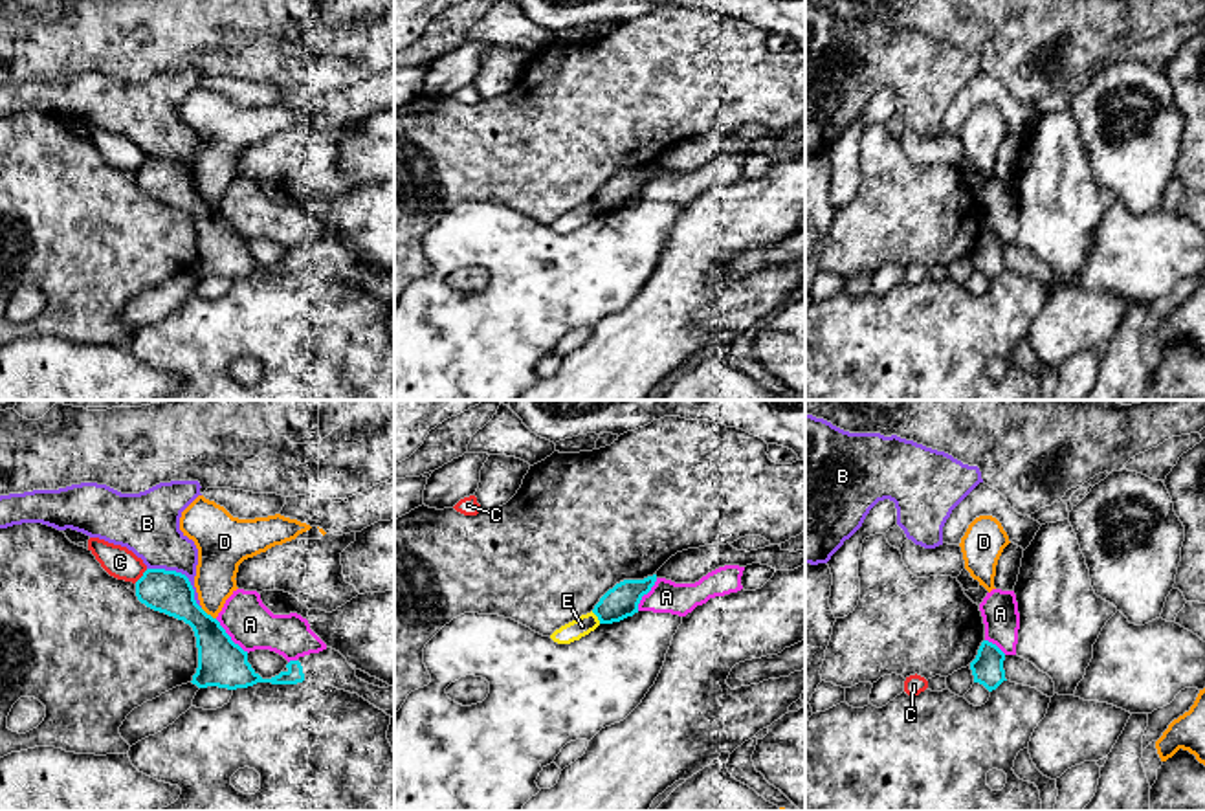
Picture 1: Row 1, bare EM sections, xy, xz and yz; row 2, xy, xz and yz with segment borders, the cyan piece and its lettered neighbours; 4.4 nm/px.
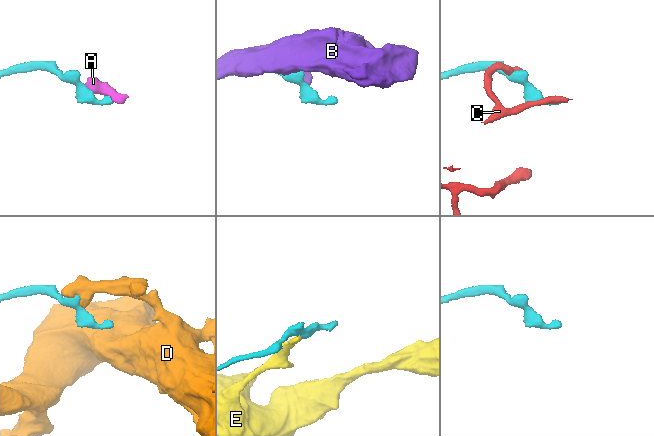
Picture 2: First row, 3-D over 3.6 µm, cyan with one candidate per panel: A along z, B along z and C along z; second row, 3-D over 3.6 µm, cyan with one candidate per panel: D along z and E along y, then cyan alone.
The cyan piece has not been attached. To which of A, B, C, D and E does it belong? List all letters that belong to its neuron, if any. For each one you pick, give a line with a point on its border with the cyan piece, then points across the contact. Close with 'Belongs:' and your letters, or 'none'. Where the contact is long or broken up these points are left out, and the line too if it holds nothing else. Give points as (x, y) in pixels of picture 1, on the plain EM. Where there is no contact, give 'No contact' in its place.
Belongs: none

